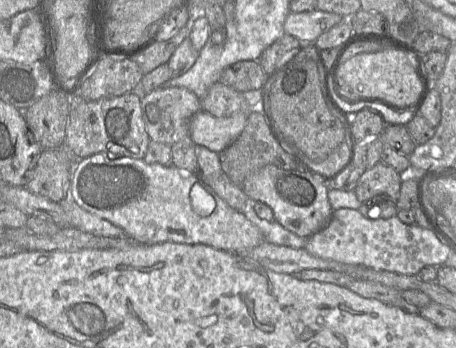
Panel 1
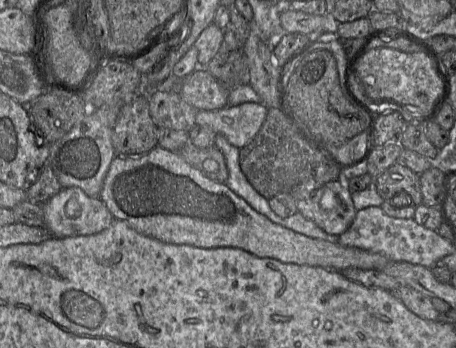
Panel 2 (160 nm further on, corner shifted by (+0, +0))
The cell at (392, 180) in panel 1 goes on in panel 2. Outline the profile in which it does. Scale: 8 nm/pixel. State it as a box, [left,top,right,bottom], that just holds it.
[374,162,422,206]

